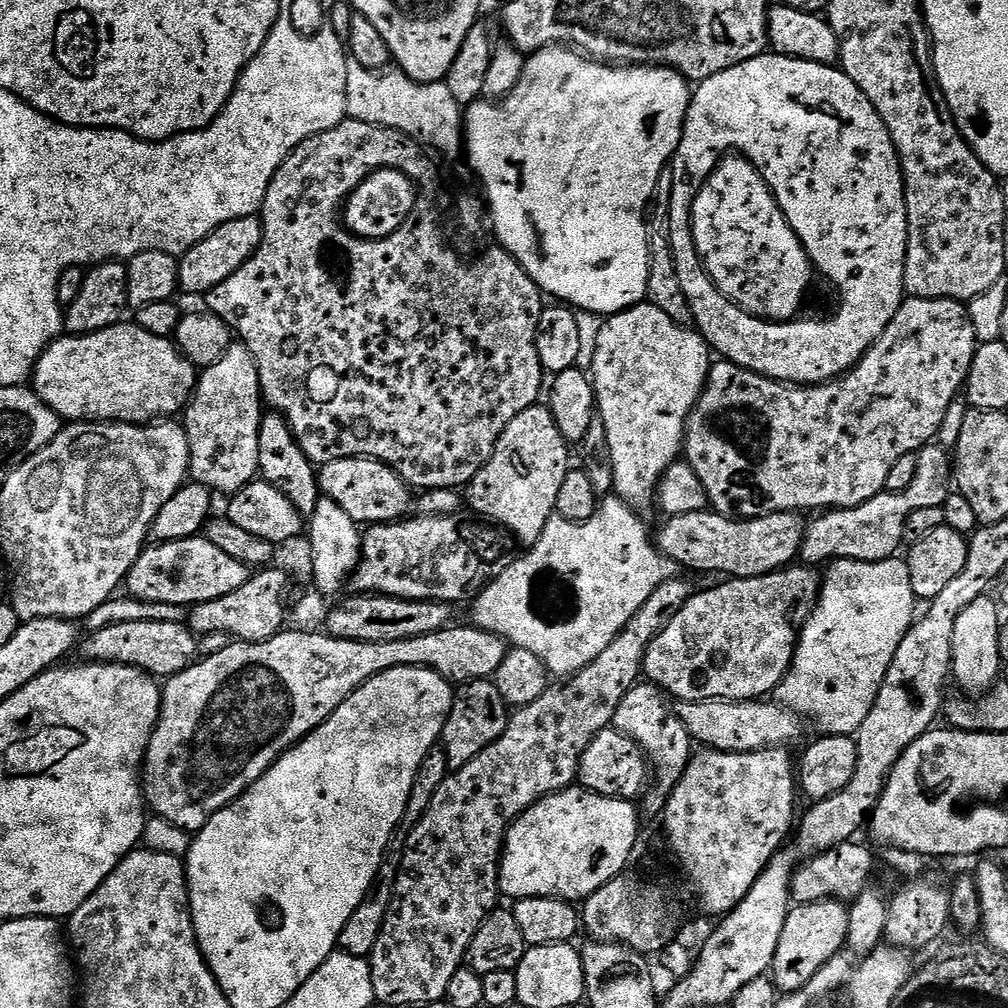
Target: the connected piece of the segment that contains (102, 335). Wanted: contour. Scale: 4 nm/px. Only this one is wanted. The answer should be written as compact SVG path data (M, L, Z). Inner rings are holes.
M121 322L85 336L61 335L40 355L30 377L30 387L64 422L115 422L147 424L183 413L196 391L198 370L180 353L169 337L155 336L134 322Z

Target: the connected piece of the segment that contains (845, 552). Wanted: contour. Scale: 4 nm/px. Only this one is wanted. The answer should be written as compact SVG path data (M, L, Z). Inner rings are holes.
M938 444L924 445L917 453L918 465L906 490L885 491L854 508L831 509L807 523L799 563L818 560L821 565L834 560L884 561L893 559L903 545L906 518L923 507L942 507L952 493L952 460Z

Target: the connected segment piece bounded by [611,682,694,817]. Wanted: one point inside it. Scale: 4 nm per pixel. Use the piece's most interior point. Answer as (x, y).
(668, 747)

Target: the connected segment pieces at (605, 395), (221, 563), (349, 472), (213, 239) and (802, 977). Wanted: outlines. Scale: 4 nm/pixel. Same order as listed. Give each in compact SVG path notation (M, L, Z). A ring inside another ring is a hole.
M641 302L627 308L625 312L620 312L617 316L609 316L604 320L602 330L598 334L598 346L594 350L594 362L590 369L590 379L592 381L592 390L596 394L596 408L598 416L602 421L604 437L608 440L608 449L610 450L610 458L612 459L612 486L615 495L620 496L628 505L636 510L643 510L649 503L654 500L656 487L660 485L660 479L664 471L671 464L677 463L681 459L682 449L684 447L684 427L688 424L688 415L694 410L694 406L698 402L698 398L704 393L704 383L708 380L708 370L710 367L710 349L704 341L703 336L696 331L695 327L675 324L667 314L662 314L662 310L658 310L658 306L647 302Z
M198 535L165 544L153 543L145 547L128 572L126 589L128 588L127 595L133 600L145 600L151 604L191 606L214 602L214 598L226 598L226 594L234 594L238 586L246 586L246 582L253 575L253 569L242 562L234 562L230 554L218 550L214 542Z
M364 456L330 462L319 469L318 475L321 493L327 499L338 502L338 506L342 506L342 510L346 510L346 514L350 514L350 518L354 518L361 526L387 524L401 519L407 513L404 511L407 510L413 496L408 485L404 483L404 479L391 466L383 464L380 460L367 460Z
M259 215L243 216L237 220L218 226L202 242L198 242L183 256L179 257L180 286L179 291L188 296L207 297L218 282L226 282L234 270L238 270L258 250L264 237L264 228L260 224Z
M823 900L813 904L797 904L789 907L786 926L782 926L782 938L778 938L778 950L772 959L770 975L777 992L787 994L802 990L826 962L845 951L848 942L849 905L839 900Z

